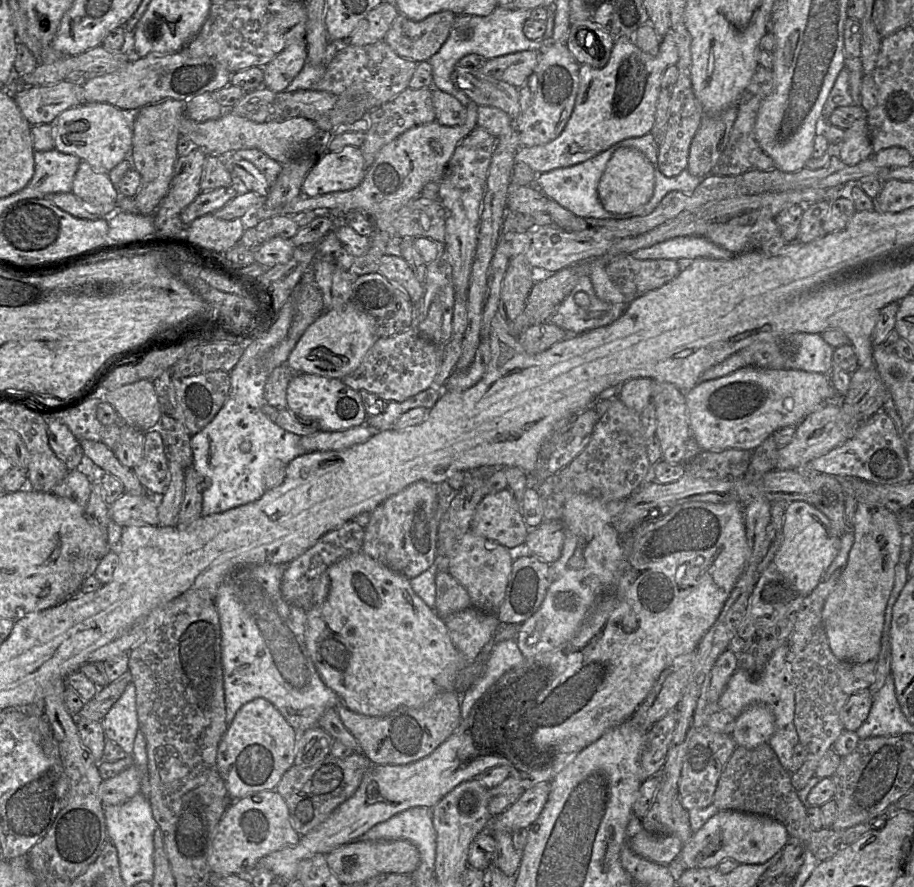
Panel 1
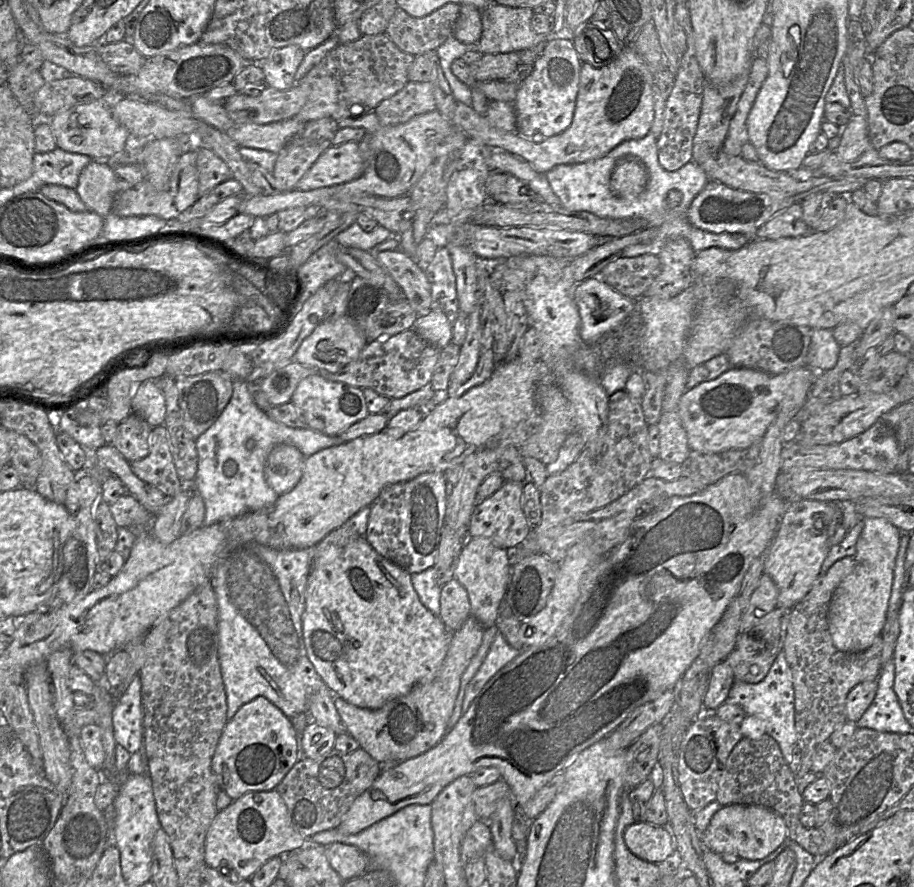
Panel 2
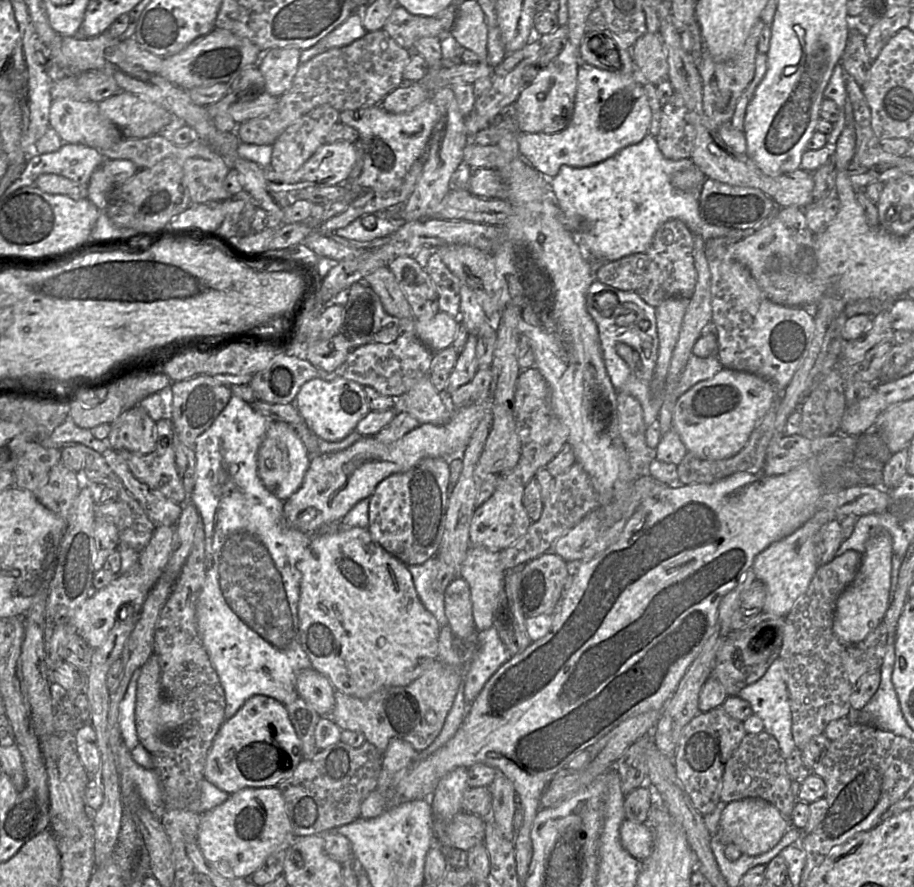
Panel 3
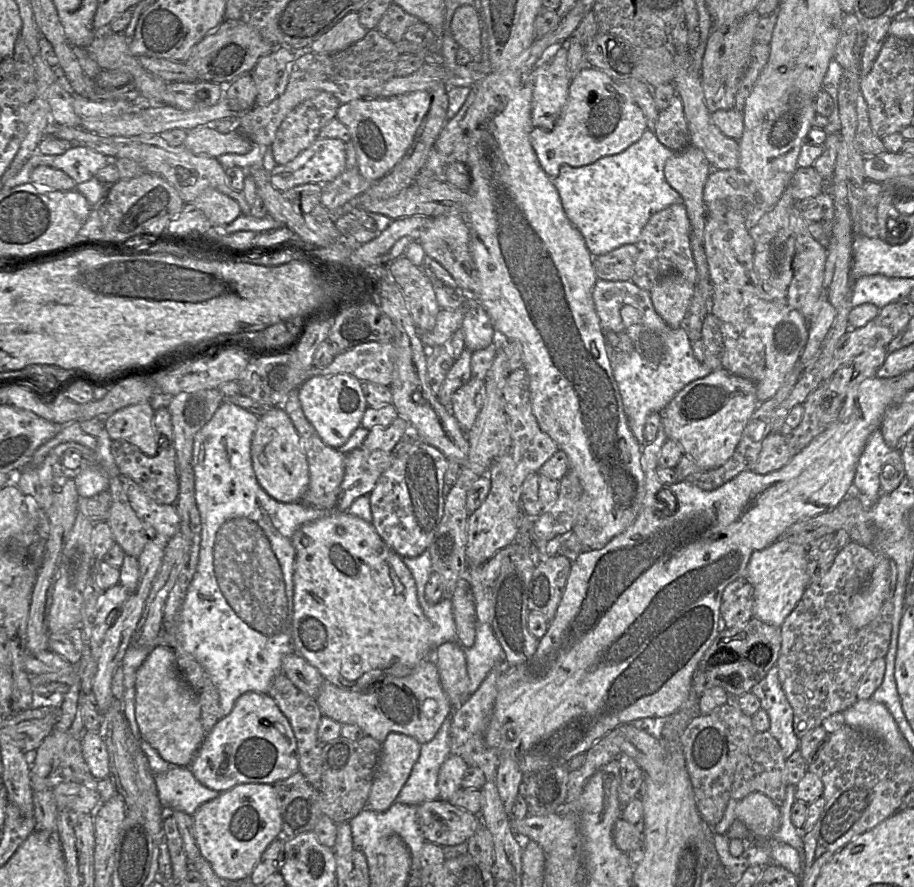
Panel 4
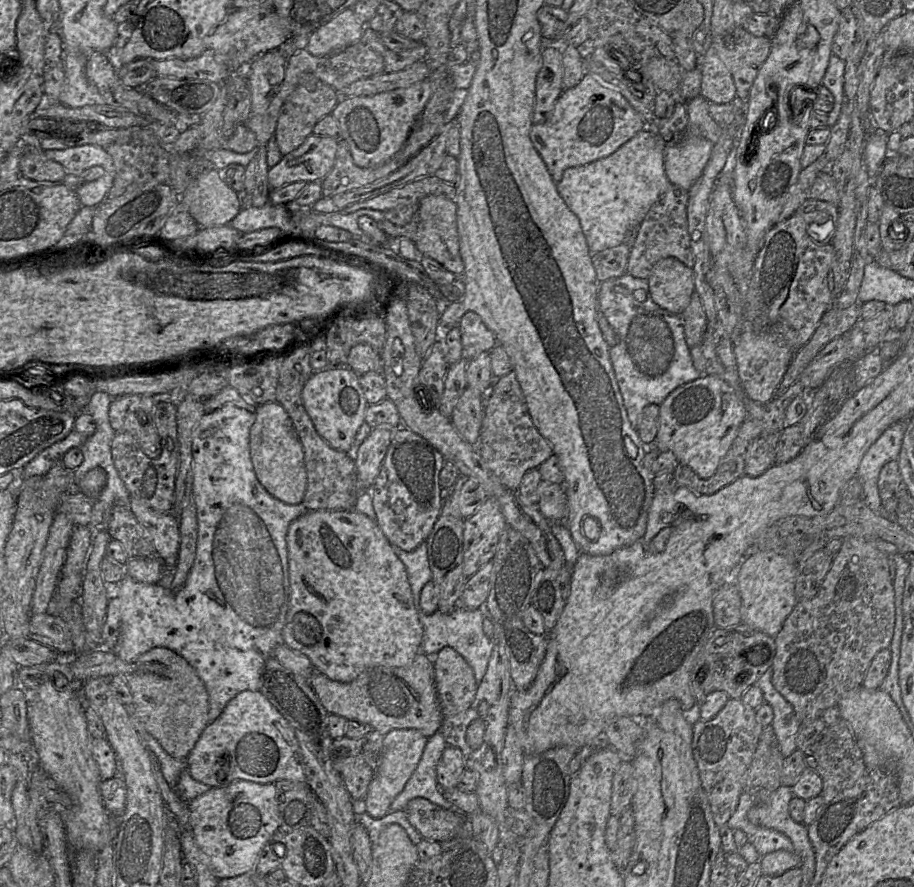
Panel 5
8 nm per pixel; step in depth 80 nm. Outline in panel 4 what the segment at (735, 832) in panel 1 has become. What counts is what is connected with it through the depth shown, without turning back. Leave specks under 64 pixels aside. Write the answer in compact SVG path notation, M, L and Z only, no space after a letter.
M752 792L737 801L735 815L756 840L770 839L781 823L779 807L761 792Z

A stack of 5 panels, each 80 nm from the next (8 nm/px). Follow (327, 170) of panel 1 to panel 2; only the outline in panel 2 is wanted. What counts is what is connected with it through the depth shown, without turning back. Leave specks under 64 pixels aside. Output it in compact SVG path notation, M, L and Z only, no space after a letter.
M359 143L331 145L315 161L296 185L296 190L311 191L349 183L364 173Z

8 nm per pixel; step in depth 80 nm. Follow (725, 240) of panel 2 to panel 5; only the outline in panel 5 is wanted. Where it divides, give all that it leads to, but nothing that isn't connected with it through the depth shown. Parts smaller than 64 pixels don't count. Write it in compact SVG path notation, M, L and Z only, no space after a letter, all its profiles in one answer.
M651 124L649 127L646 127L645 129L639 131L636 135L634 135L630 140L620 146L609 156L593 161L587 165L568 168L563 172L561 180L556 183L556 189L568 208L577 216L591 254L595 254L607 248L615 247L625 243L628 235L638 228L653 204L655 204L661 195L664 194L671 186L664 172L664 153L665 144L656 133L654 124Z

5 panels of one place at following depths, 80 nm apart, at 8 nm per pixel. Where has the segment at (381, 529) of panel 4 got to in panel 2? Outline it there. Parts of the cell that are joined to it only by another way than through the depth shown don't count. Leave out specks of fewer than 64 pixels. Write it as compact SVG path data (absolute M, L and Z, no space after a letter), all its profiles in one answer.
M429 472L385 487L371 505L366 541L380 556L409 574L434 566L446 512L445 483L444 473Z

